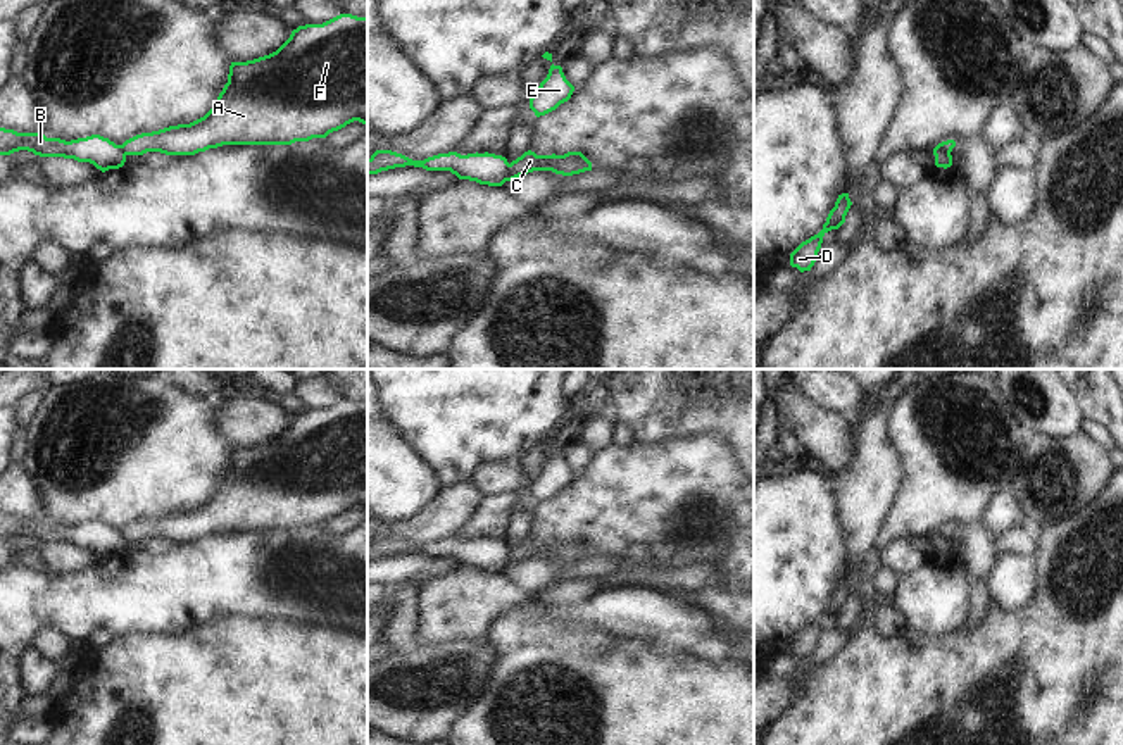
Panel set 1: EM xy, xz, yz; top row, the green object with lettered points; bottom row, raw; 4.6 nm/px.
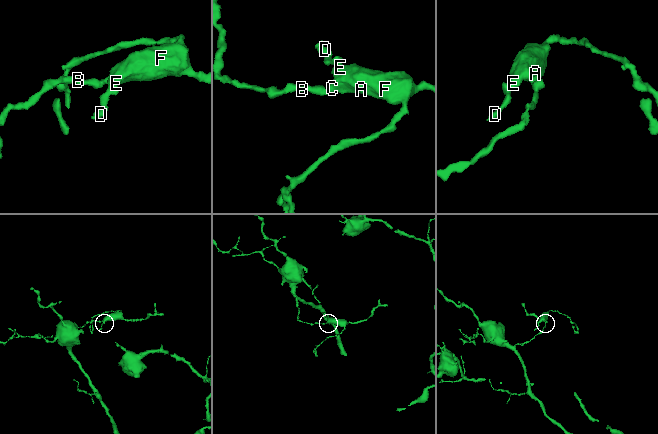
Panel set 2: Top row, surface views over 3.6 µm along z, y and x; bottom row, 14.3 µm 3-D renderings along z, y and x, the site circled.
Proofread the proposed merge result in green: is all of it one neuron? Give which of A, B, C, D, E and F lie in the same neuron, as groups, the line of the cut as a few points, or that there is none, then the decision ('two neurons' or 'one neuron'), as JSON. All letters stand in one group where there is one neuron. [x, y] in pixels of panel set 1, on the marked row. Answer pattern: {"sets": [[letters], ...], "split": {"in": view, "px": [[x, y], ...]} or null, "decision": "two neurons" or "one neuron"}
{"sets": [["A", "C", "D", "E", "F"], ["B"]], "split": {"in": "xz", "px": [[509, 164], [506, 180]]}, "decision": "two neurons"}

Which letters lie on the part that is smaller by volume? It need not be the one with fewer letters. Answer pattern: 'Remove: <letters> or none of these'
Remove: A, C, D, E, F

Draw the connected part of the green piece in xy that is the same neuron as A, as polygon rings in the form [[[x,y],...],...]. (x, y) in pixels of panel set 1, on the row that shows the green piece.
[[[340,14],[323,24],[298,26],[269,55],[231,62],[228,83],[204,117],[136,135],[121,150],[195,155],[223,145],[292,145],[326,138],[354,121],[367,126],[367,17]]]

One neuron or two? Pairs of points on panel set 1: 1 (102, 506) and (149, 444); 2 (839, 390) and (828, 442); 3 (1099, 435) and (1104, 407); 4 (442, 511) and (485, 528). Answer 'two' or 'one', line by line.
1: one
2: two
3: two
4: two

